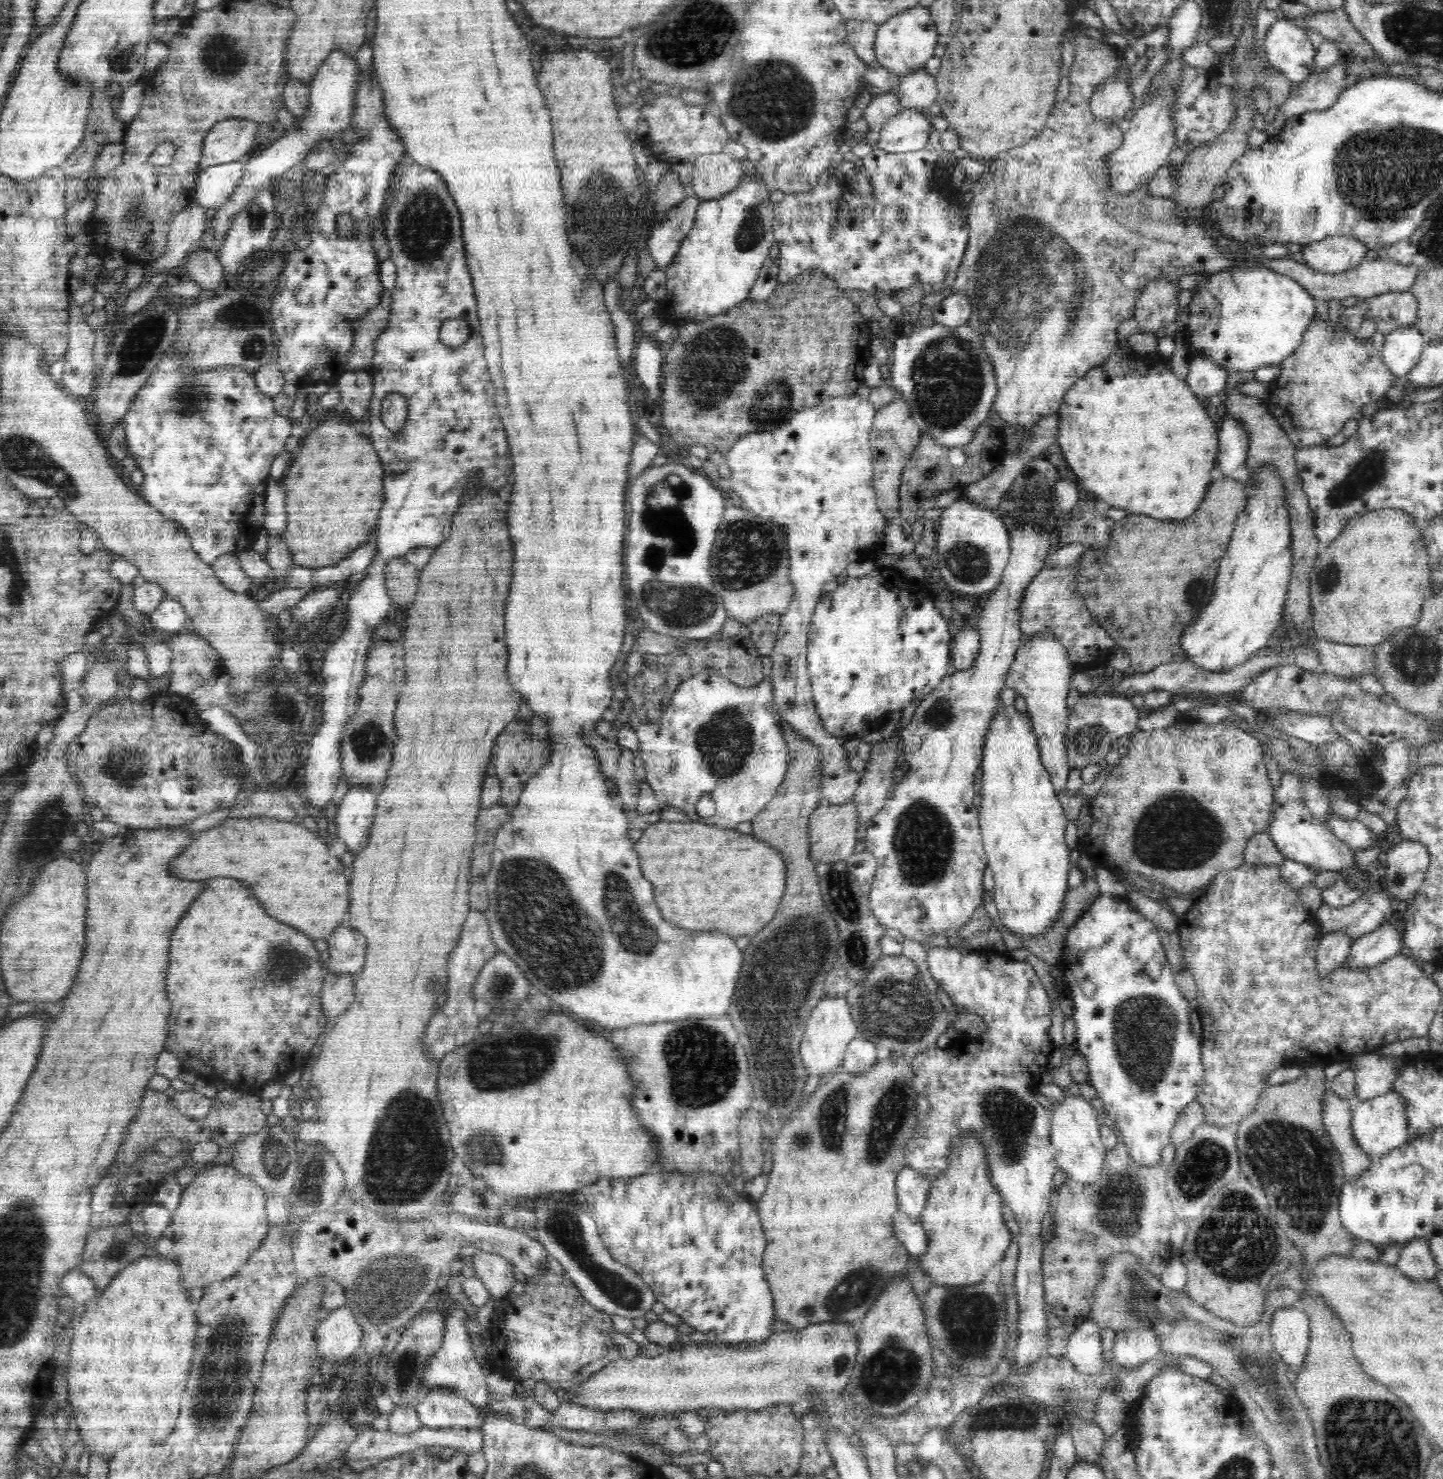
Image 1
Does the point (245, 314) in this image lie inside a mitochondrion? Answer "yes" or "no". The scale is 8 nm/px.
yes

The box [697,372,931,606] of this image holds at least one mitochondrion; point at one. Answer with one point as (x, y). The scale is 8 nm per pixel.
(751, 553)

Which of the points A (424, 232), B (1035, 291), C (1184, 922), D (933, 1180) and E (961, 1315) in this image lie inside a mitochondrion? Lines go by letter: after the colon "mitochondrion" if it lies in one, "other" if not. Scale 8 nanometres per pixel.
A: mitochondrion
B: mitochondrion
C: other
D: other
E: mitochondrion

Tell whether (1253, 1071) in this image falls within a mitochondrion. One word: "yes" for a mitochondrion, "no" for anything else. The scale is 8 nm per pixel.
no

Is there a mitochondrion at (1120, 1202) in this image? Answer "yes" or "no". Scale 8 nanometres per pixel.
yes

